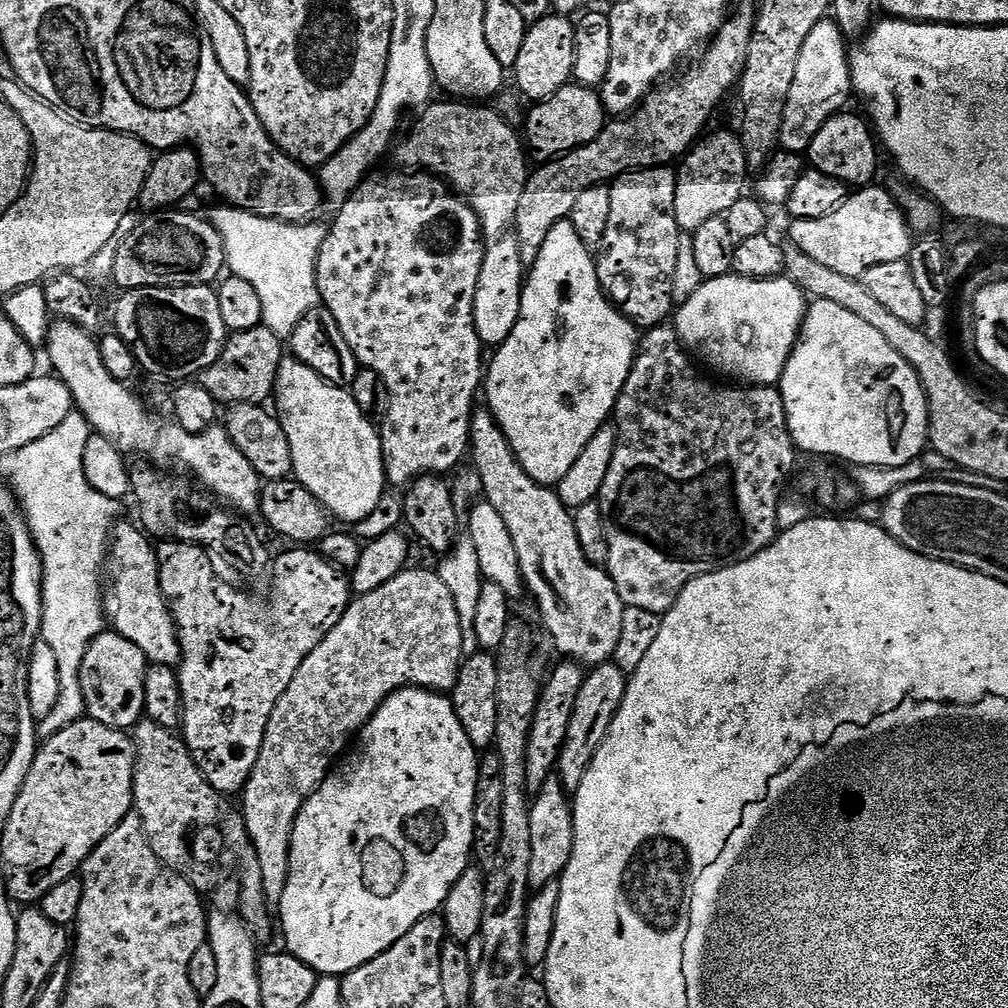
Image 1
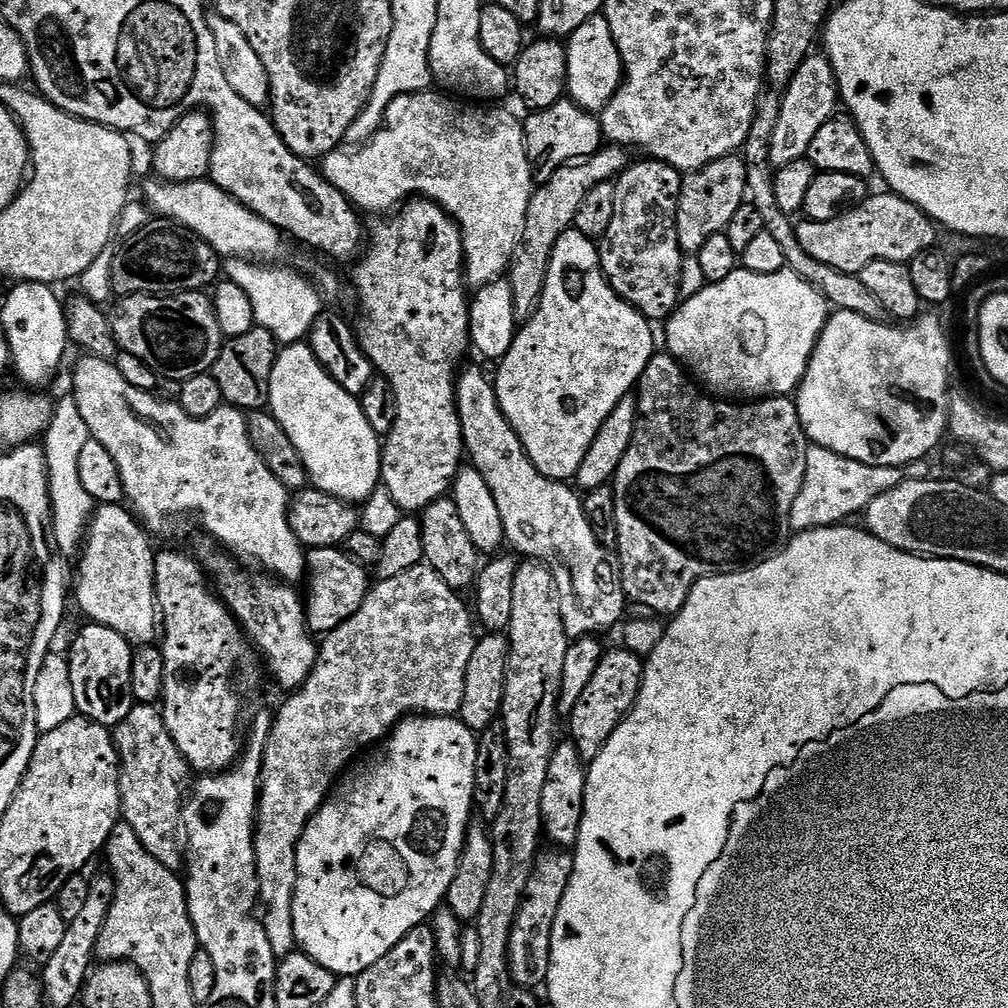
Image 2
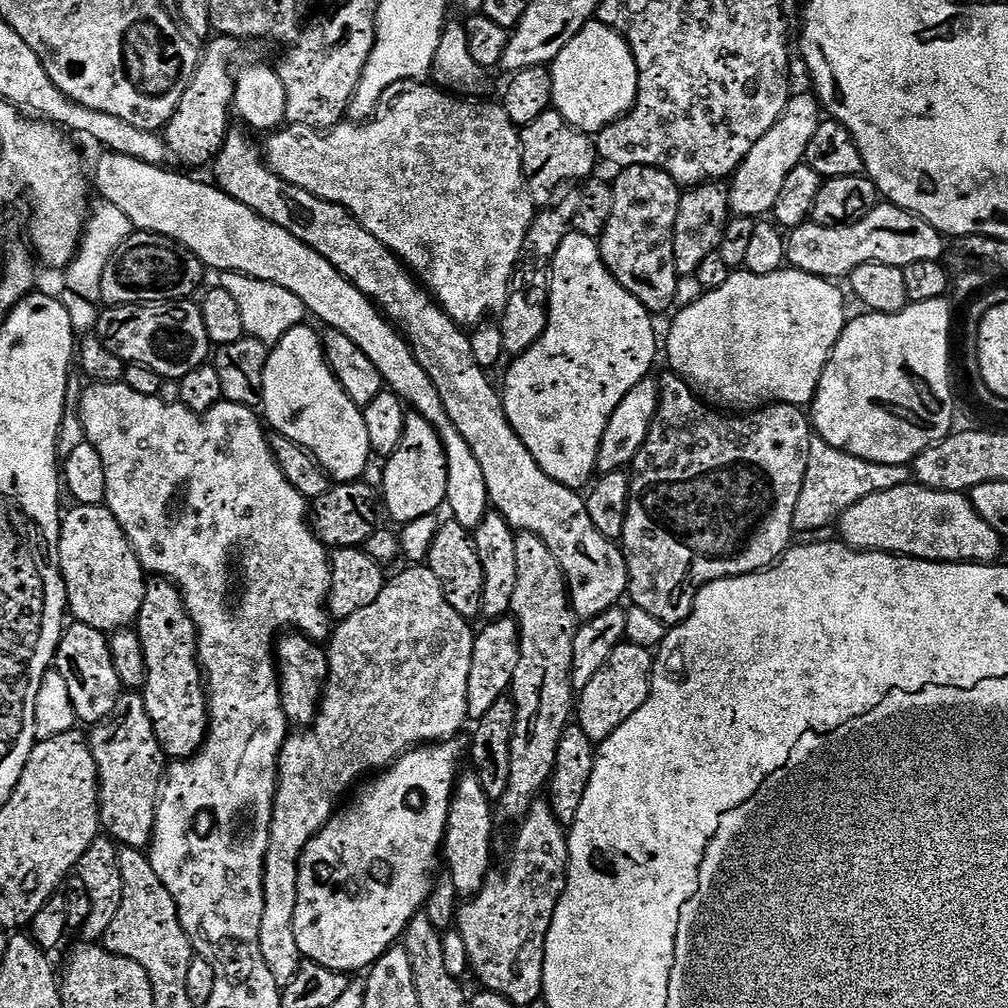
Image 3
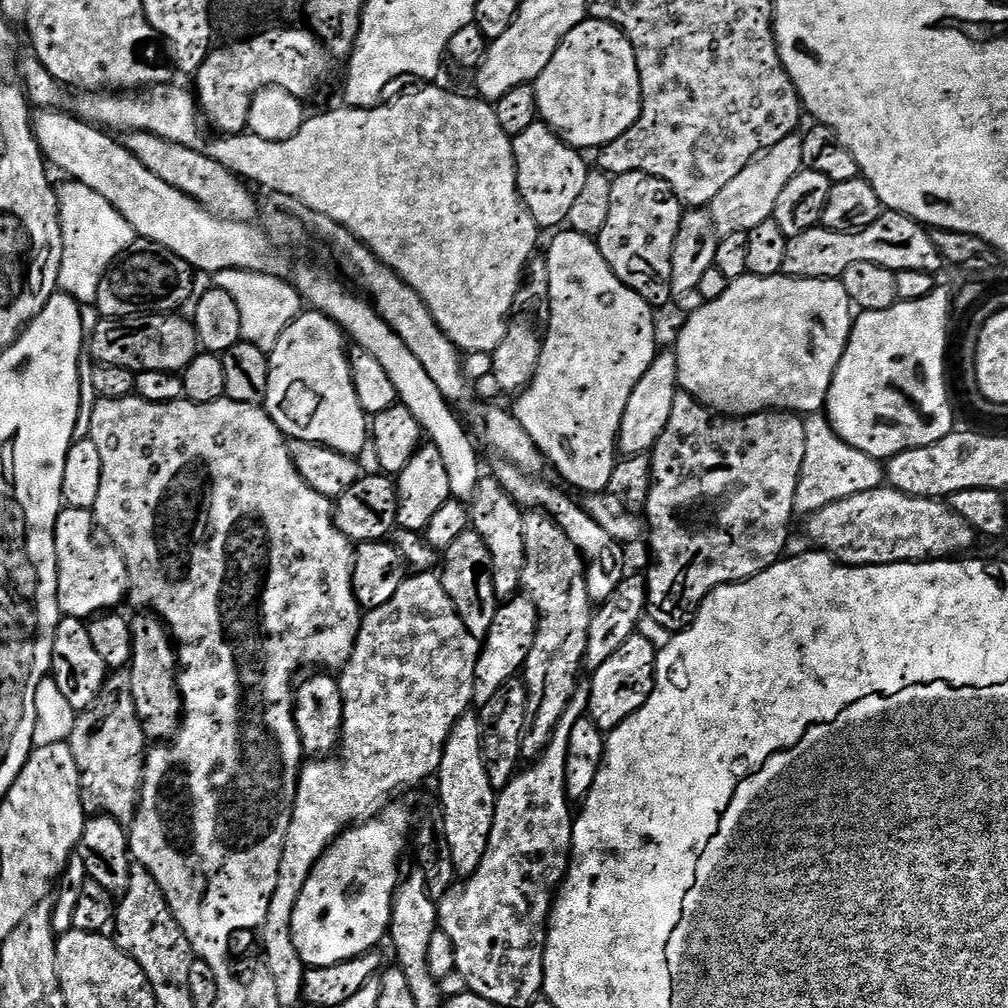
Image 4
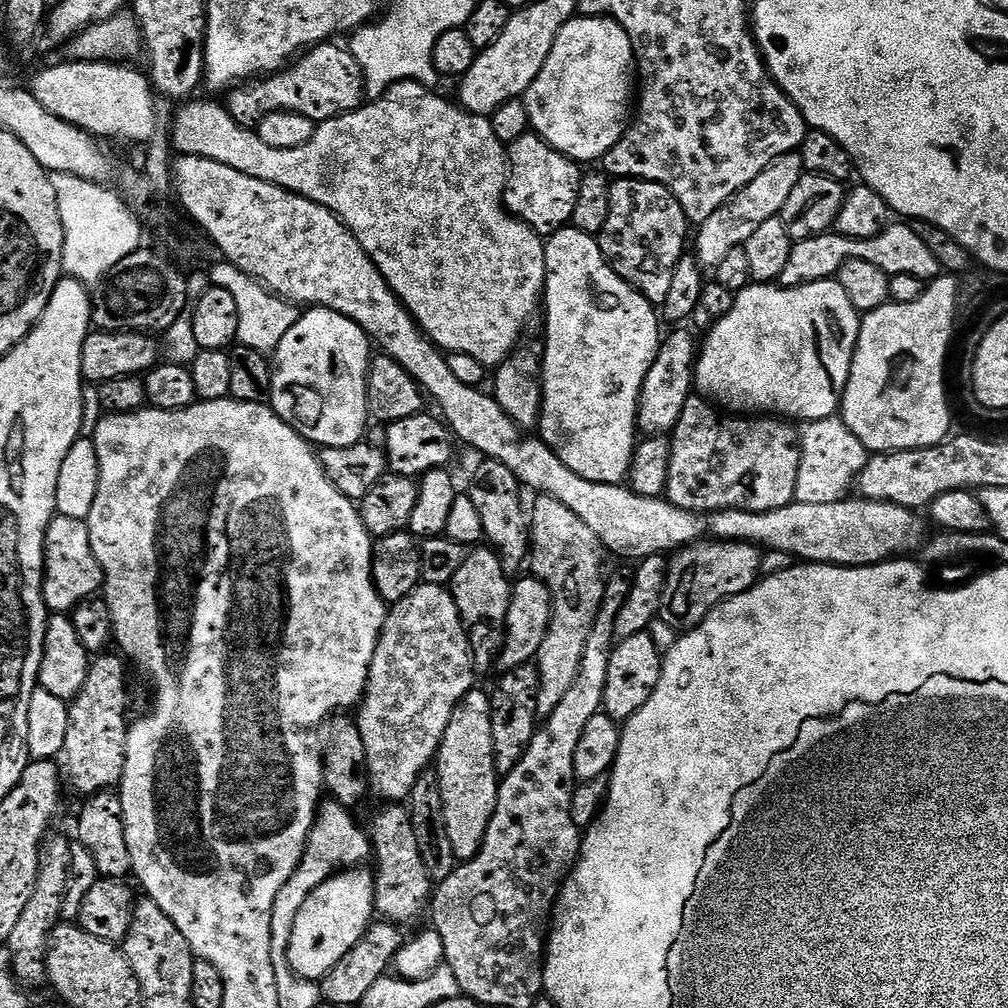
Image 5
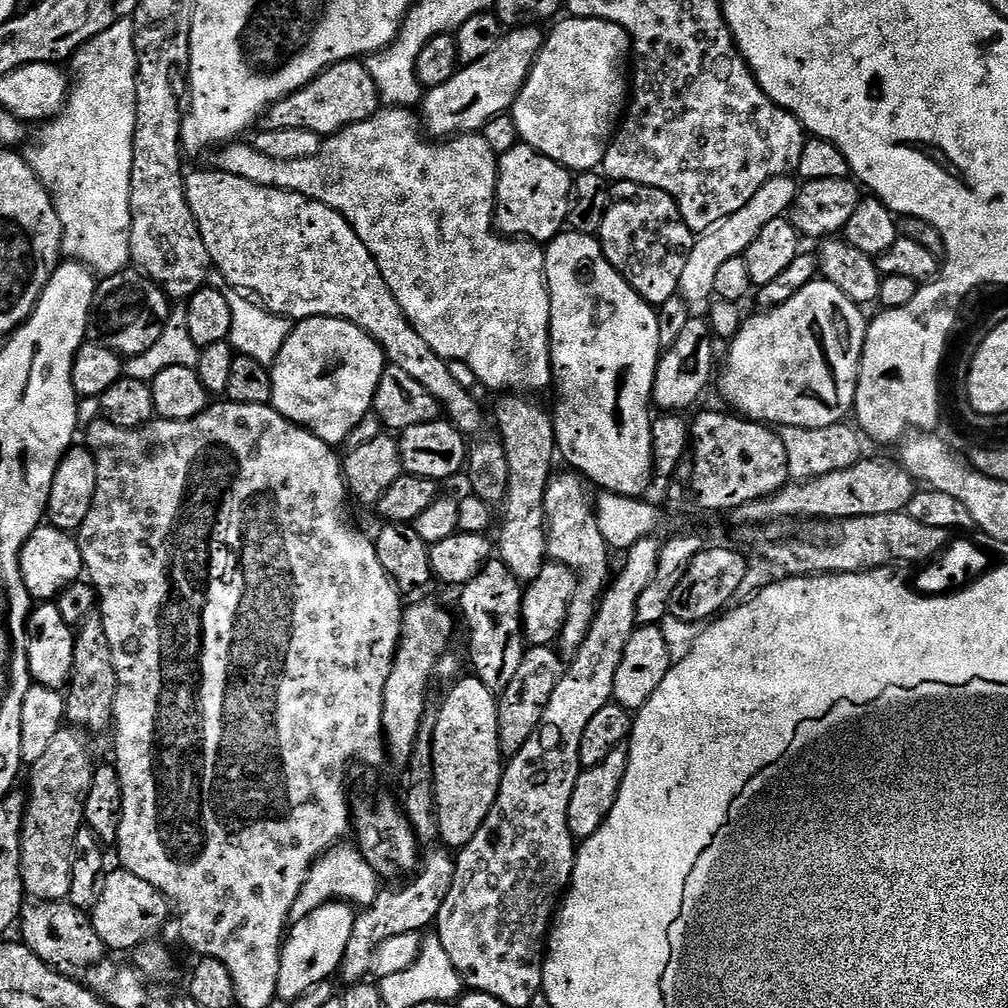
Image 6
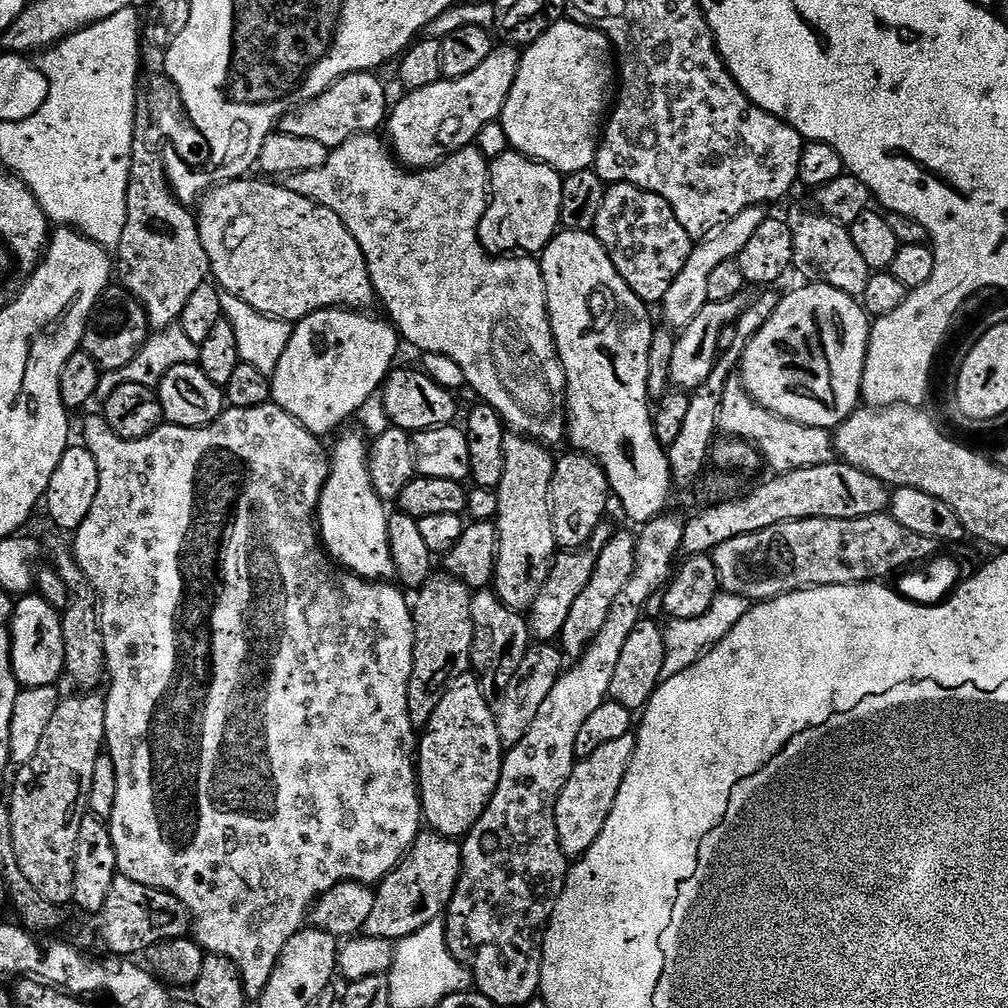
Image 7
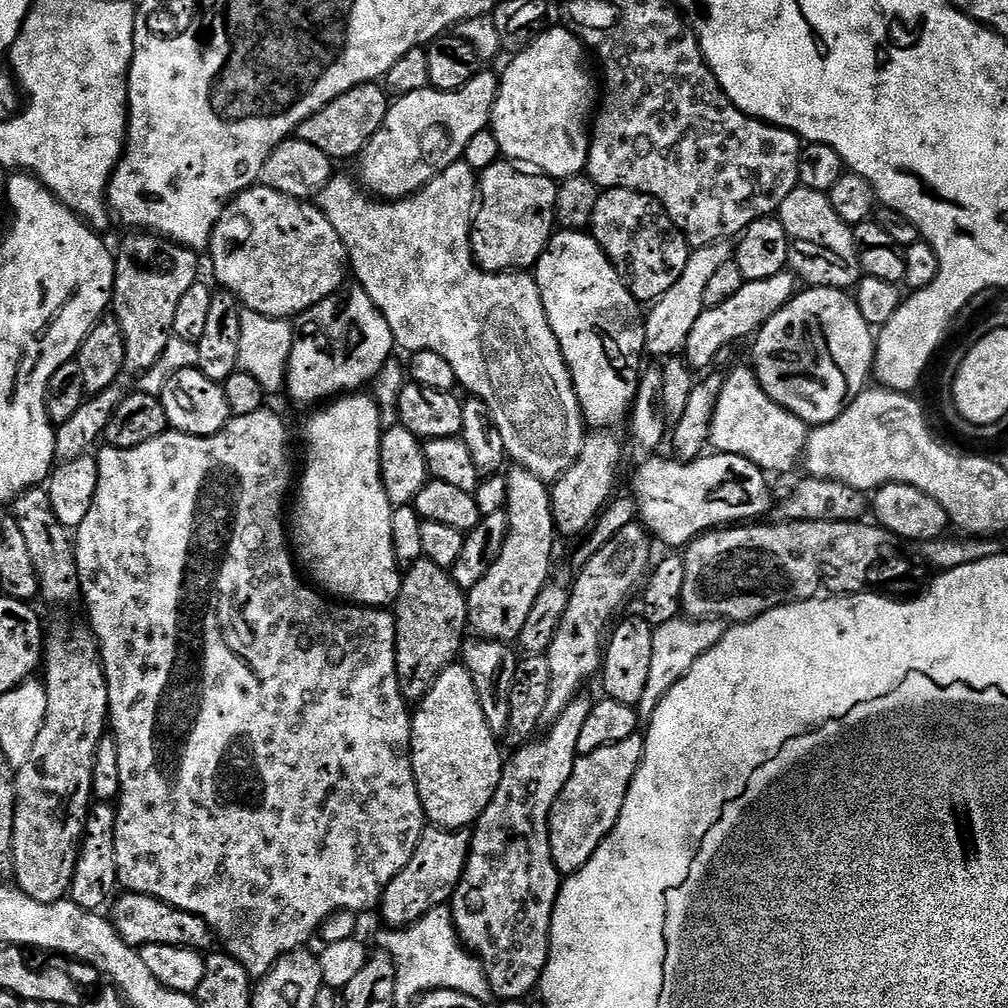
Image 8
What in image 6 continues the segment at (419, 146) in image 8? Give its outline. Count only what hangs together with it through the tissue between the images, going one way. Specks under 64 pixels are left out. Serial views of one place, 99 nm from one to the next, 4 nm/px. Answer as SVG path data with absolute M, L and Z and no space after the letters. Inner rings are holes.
M516 26L500 39L491 54L486 54L482 62L465 64L450 82L442 82L442 86L427 89L422 100L422 124L427 135L432 138L451 138L465 134L476 134L484 129L490 118L505 115L516 102L516 96L522 90L526 78L530 74L536 55L542 50L545 33L539 32L536 26Z

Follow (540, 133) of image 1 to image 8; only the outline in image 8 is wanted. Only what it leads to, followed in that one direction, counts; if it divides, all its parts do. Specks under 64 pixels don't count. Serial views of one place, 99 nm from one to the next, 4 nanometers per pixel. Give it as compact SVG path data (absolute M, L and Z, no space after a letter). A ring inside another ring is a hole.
M512 162L490 166L478 176L478 211L472 225L472 259L486 272L535 269L540 255L554 235L558 184L551 176L525 170Z

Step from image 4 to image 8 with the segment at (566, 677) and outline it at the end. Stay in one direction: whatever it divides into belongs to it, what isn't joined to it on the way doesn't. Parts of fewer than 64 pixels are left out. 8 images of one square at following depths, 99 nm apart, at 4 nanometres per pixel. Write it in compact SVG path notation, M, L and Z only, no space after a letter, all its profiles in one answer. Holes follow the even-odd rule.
M592 430L585 435L582 454L574 462L569 472L551 485L552 513L557 533L564 536L580 536L592 528L600 513L608 507L613 499L612 491L616 488L616 467L620 459L626 456L626 448L620 445L617 433L612 430Z

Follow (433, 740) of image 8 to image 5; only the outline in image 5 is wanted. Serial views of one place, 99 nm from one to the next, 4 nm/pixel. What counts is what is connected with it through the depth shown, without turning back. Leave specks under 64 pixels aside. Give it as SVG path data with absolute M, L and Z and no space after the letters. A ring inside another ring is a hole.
M473 690L458 702L454 714L450 714L450 722L444 731L440 749L436 752L434 767L436 777L440 779L446 834L450 834L450 850L454 850L457 861L463 862L474 858L482 846L482 838L486 838L490 818L496 809L498 791L498 773L494 766L494 742L492 741L492 701L487 691Z

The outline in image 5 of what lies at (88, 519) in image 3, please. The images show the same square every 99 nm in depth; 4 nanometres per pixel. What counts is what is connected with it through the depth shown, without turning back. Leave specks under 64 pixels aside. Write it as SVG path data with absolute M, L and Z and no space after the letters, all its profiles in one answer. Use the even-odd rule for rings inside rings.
M59 514L53 516L50 526L46 530L44 539L44 604L52 614L68 614L80 603L95 597L101 591L104 582L104 572L100 569L98 558L90 546L88 525L83 520L66 518Z

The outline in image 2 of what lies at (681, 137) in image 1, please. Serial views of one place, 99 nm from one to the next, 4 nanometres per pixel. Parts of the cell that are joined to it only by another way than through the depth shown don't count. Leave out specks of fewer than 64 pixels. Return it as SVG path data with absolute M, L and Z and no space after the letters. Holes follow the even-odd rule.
M604 146L593 156L573 163L567 168L559 168L552 177L533 191L530 206L526 210L524 234L512 263L506 273L506 279L513 291L514 314L517 321L529 320L538 310L542 290L546 286L546 274L550 270L550 258L558 238L574 225L574 214L582 206L582 198L594 190L594 186L615 181L616 177L628 167L629 153L619 146Z

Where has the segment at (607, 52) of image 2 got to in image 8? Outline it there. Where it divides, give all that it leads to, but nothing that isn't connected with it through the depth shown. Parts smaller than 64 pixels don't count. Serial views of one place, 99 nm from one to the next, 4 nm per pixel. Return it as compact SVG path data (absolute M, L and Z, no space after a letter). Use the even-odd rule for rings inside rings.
M557 26L543 32L542 35L528 48L523 48L522 51L515 53L511 57L512 60L508 64L508 69L505 70L504 76L499 77L500 89L496 95L496 105L492 107L492 118L490 121L490 131L494 134L494 138L498 138L498 146L500 147L501 157L505 161L515 162L520 166L527 166L529 169L535 170L537 173L545 176L551 176L553 180L559 182L568 179L569 176L581 175L588 166L588 145L590 143L590 125L594 120L594 113L598 108L598 84L592 81L592 72L588 69L588 60L584 57L586 53L586 45L576 37L567 26Z

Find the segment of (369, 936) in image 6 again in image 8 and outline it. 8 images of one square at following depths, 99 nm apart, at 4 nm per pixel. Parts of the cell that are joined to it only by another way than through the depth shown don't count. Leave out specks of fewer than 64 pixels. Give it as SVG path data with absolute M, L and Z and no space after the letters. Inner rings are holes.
M429 827L420 837L410 862L406 862L390 886L386 886L384 896L380 899L378 913L388 923L387 927L392 930L409 928L430 914L430 910L445 907L460 885L471 846L472 838L467 831Z

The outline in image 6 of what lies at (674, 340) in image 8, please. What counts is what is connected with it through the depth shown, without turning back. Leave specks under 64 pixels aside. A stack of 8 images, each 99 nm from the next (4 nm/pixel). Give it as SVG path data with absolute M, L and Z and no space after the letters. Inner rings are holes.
M786 175L766 182L766 186L762 186L758 194L754 194L754 198L750 198L750 202L742 206L742 210L730 214L730 218L722 218L722 222L708 229L693 243L690 258L686 262L686 270L682 270L679 291L679 295L683 296L689 305L696 306L708 299L711 301L714 296L714 278L718 275L722 262L727 262L735 256L743 256L750 242L758 238L758 230L762 230L762 226L781 219L787 213L794 202L798 187L797 181L792 179L791 175Z

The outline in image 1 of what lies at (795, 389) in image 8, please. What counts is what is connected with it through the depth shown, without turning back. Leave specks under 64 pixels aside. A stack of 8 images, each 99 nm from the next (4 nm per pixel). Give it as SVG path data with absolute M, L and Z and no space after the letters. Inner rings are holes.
M729 274L700 284L691 298L675 309L674 327L689 353L700 355L714 371L729 376L724 377L729 381L776 386L800 336L805 311L804 291L792 280L751 280Z

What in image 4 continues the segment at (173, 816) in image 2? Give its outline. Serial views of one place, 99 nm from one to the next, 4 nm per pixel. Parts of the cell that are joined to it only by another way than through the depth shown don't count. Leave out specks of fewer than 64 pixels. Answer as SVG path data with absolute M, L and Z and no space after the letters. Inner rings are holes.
M116 670L104 681L104 690L100 699L91 709L77 715L72 736L66 742L78 762L80 771L80 790L84 799L93 809L99 810L105 816L112 816L125 826L131 825L136 819L136 809L140 806L140 788L144 784L144 762L150 748L150 741L144 735L138 722L138 710L134 706L134 694L130 686L130 671Z

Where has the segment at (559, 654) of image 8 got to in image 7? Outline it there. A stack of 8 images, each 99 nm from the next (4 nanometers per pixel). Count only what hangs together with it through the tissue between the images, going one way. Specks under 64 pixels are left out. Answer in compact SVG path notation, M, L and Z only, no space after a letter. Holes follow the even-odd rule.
M617 531L606 542L602 554L592 571L590 582L582 594L578 594L578 602L570 609L570 618L566 618L566 626L558 637L559 647L565 657L579 658L589 642L602 630L602 622L606 622L606 614L610 614L610 606L614 606L614 598L622 591L622 586L634 574L634 554L636 553L636 536L633 533Z

